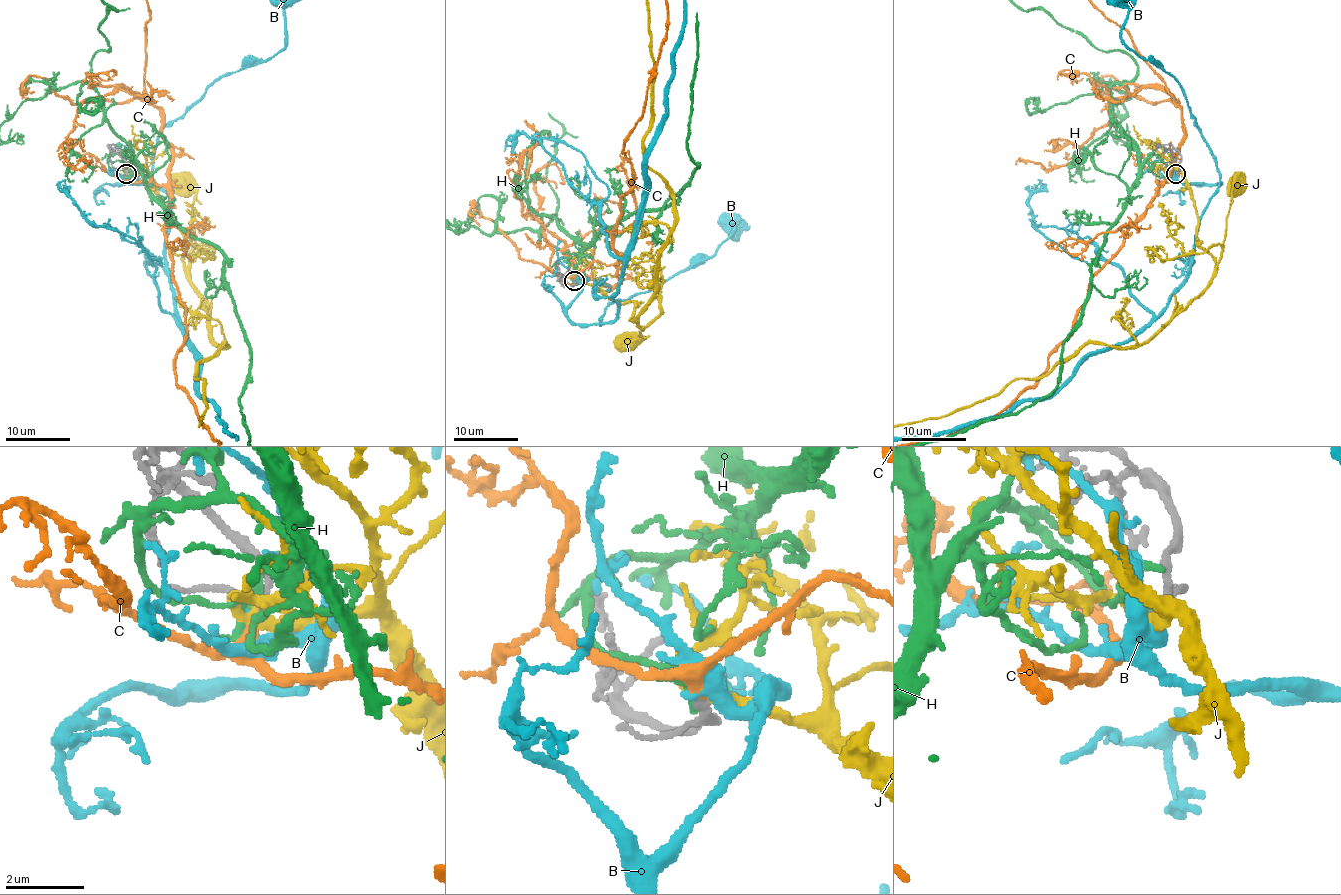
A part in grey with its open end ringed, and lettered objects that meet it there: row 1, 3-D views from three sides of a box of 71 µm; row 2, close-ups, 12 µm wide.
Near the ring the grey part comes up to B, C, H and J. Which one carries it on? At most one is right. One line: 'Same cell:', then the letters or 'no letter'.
Same cell: C

